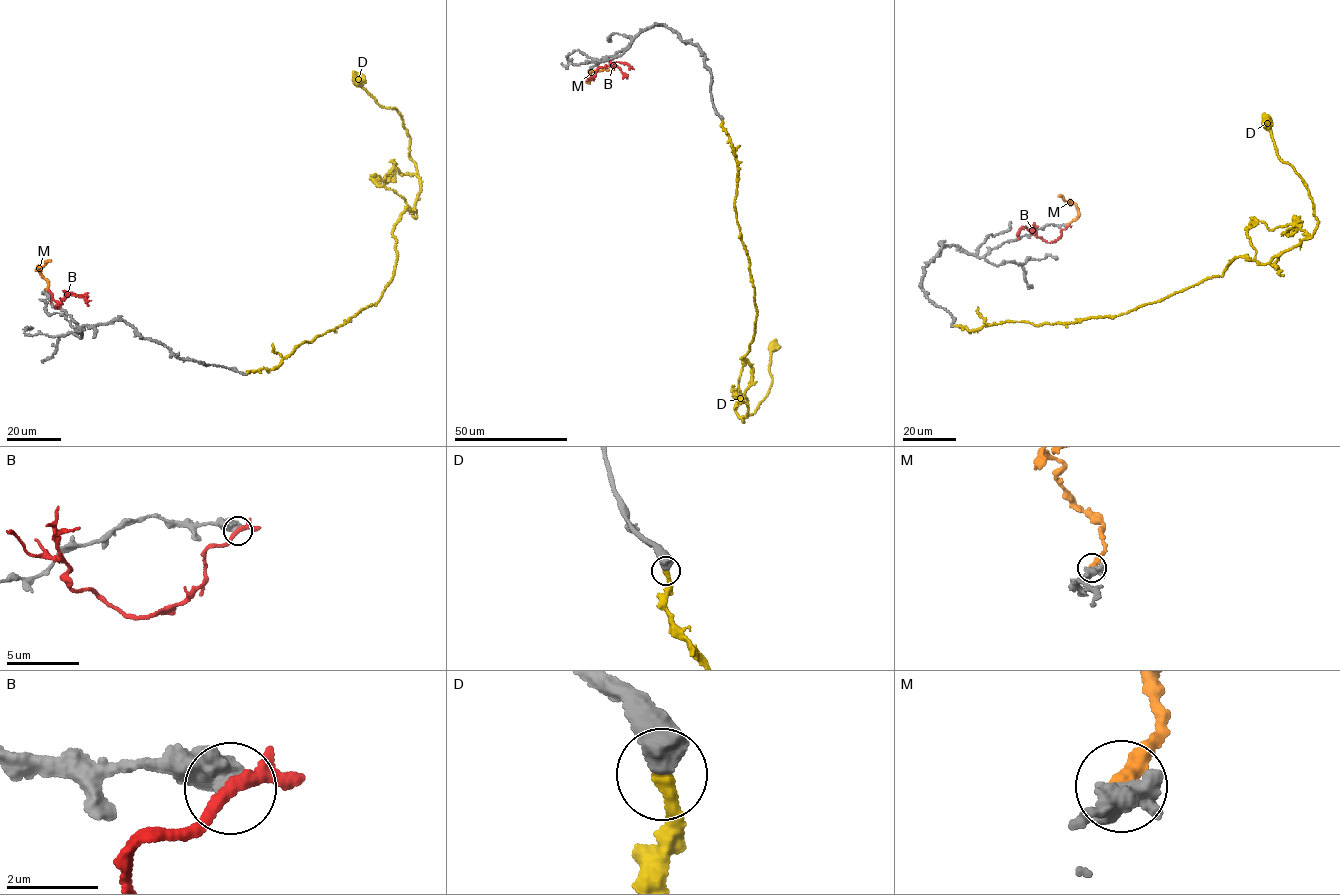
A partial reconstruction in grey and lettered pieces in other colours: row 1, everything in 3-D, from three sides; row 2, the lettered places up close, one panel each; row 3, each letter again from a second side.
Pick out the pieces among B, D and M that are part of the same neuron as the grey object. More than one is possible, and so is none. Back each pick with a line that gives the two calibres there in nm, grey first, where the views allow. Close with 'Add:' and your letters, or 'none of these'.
D: 550 nm thick on the grey side, 320 nm on the other
Add: D

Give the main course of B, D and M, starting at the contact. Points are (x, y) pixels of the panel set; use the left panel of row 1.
B: (49, 290), (59, 308), (56, 308), (72, 295), (83, 298), (89, 306)
D: (246, 373), (350, 320), (394, 274), (392, 230), (421, 188), (402, 119), (353, 71)
M: (46, 289), (47, 281), (38, 266), (52, 260)

